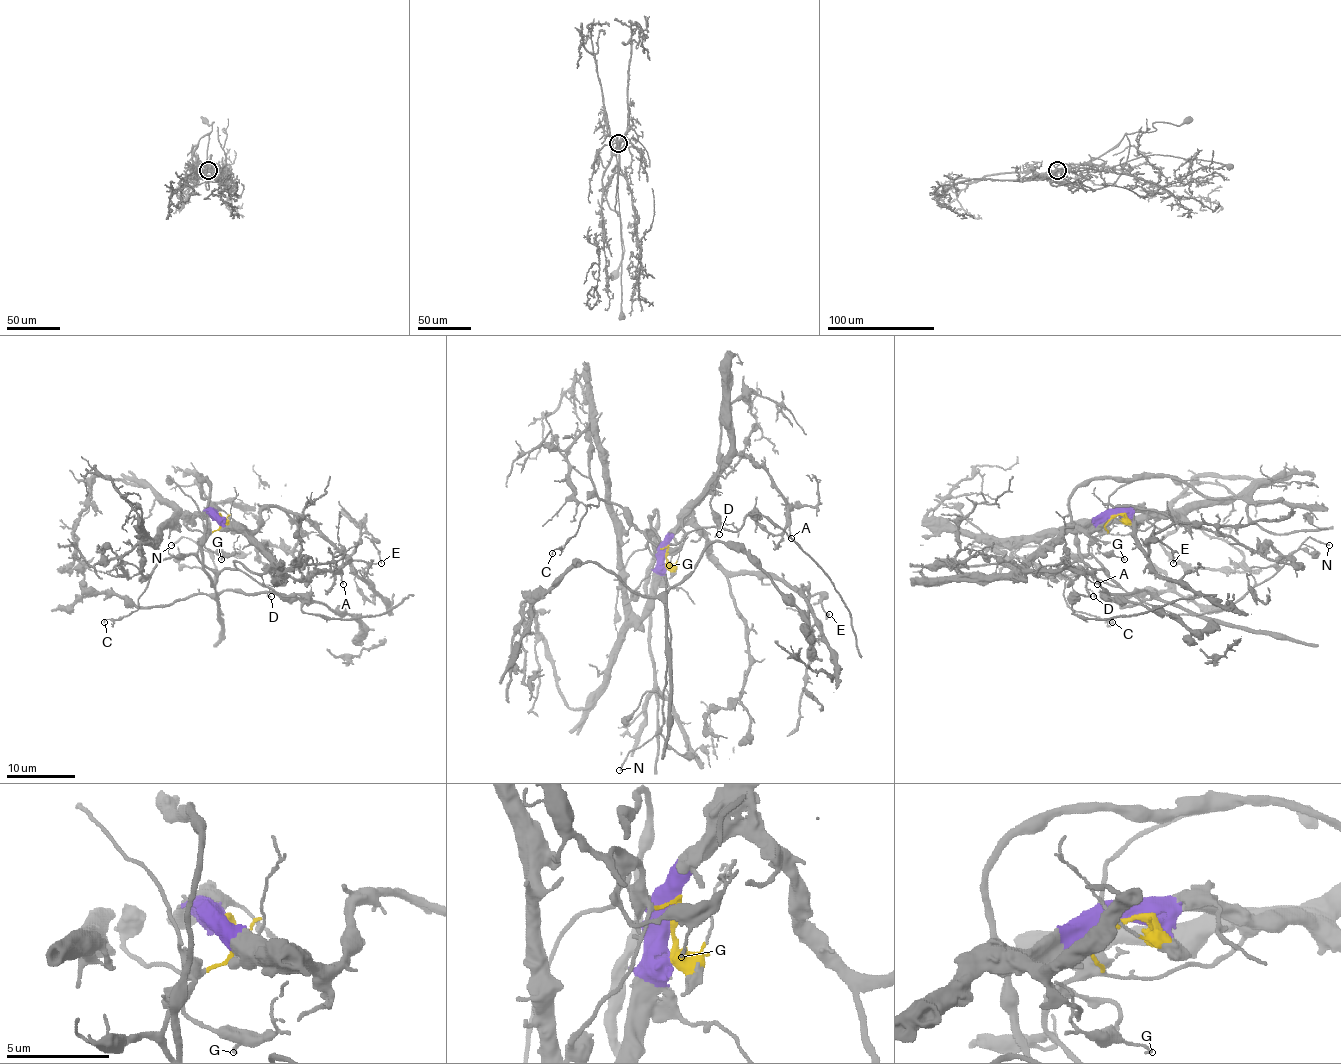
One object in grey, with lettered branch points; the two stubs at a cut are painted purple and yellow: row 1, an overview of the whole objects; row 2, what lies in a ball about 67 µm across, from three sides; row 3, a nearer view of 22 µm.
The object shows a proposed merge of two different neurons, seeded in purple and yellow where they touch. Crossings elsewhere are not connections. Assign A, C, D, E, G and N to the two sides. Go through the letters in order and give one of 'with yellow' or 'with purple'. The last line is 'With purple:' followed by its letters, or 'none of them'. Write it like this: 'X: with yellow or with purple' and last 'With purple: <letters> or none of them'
A: with purple
C: with yellow
D: with yellow
E: with purple
G: with yellow
N: with yellow
With purple: A, E

